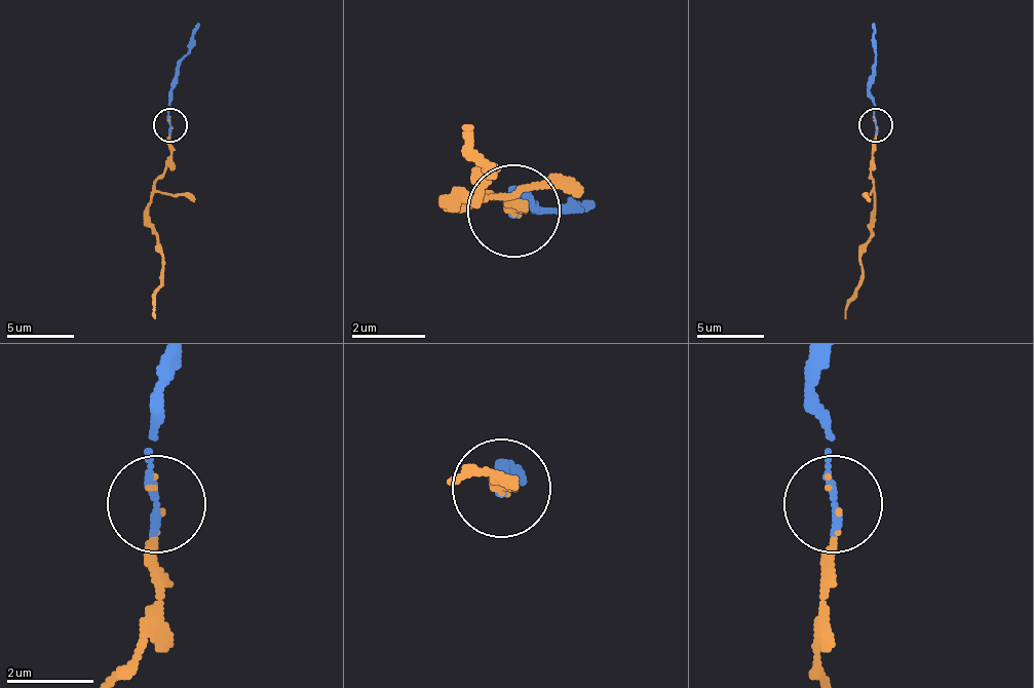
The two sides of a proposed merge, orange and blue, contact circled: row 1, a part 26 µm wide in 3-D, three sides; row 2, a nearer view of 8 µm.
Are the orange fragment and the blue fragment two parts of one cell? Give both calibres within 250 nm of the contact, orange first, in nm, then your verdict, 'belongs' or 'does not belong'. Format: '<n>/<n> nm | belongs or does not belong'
100/200 nm | belongs

